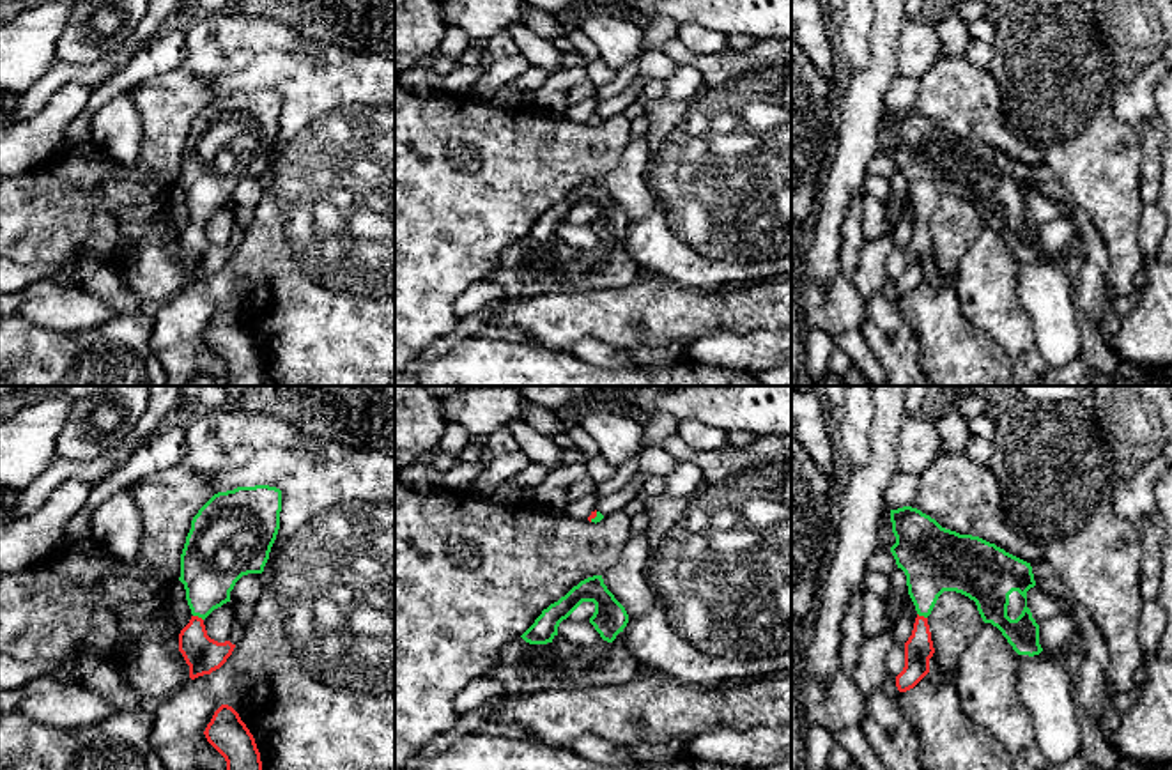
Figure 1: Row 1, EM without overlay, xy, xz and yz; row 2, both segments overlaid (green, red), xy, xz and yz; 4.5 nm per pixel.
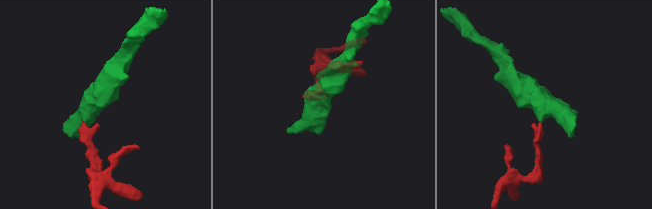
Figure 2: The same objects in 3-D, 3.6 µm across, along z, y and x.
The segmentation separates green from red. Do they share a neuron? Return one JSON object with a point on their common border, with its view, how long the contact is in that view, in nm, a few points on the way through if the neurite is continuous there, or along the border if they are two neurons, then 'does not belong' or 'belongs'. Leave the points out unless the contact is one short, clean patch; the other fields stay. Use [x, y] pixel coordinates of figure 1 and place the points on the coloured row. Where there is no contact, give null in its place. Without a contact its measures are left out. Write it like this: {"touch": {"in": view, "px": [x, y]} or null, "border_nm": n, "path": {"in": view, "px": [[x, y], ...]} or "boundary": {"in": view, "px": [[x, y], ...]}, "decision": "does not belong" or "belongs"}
{"touch": {"in": "xy", "px": [199, 616]}, "border_nm": 50, "path": {"in": "xy", "px": [[211, 563], [199, 616], [197, 648], [202, 654]]}, "decision": "belongs"}

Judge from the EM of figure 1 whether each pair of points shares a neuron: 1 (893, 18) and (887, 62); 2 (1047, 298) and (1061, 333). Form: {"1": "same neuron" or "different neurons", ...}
{"1": "same neuron", "2": "same neuron"}

